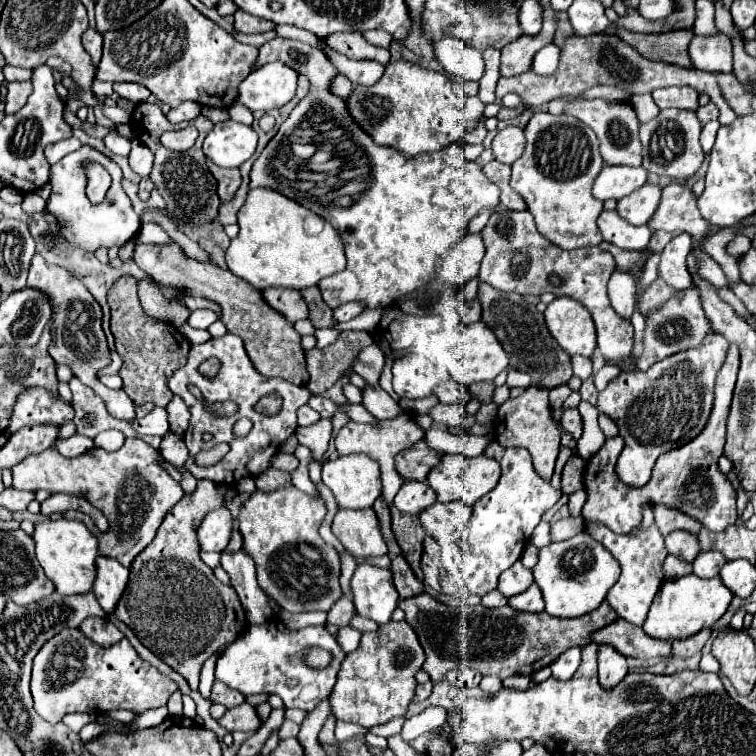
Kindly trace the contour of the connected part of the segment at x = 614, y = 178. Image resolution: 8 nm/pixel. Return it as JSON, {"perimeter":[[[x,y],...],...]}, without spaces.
{"perimeter":[[[605,166],[593,184],[593,196],[599,200],[623,198],[643,186],[647,180],[647,172],[631,166]]]}

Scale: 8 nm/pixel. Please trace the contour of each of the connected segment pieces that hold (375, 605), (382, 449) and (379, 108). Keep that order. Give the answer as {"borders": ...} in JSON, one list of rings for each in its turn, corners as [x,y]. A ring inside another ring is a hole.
{"borders":[[[[359,562],[351,578],[351,588],[353,604],[359,616],[371,618],[379,624],[391,622],[391,612],[399,600],[391,570],[373,566],[369,562]]],[[[401,412],[401,414],[397,414],[397,418],[377,420],[375,424],[347,422],[347,424],[339,430],[339,434],[337,434],[337,438],[335,438],[335,446],[337,446],[337,452],[339,452],[341,456],[345,456],[345,454],[349,454],[349,452],[357,452],[357,454],[367,454],[367,456],[371,456],[373,460],[379,462],[379,466],[381,466],[381,480],[383,480],[381,496],[383,496],[383,500],[385,500],[389,506],[393,506],[393,498],[395,498],[395,494],[399,492],[401,484],[405,482],[405,480],[399,476],[399,472],[395,470],[393,458],[395,458],[401,450],[411,448],[415,442],[423,440],[423,436],[425,436],[425,432],[409,418],[409,414]]],[[[403,60],[387,64],[385,74],[377,84],[355,88],[345,102],[351,118],[373,138],[373,142],[391,146],[407,158],[439,152],[451,142],[461,140],[467,128],[473,130],[483,116],[483,102],[477,96],[465,96],[463,84]]]]}

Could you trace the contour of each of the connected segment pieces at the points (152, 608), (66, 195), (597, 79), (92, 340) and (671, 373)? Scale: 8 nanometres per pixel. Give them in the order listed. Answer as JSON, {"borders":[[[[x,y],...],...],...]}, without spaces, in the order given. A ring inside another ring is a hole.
{"borders":[[[[199,480],[197,490],[193,494],[185,494],[165,516],[163,524],[159,526],[153,542],[133,560],[131,566],[131,576],[127,590],[123,592],[115,616],[125,622],[137,638],[151,650],[155,652],[163,662],[173,666],[187,682],[191,690],[197,690],[199,686],[199,672],[203,662],[217,654],[221,648],[229,646],[235,642],[235,638],[241,636],[241,632],[247,630],[247,618],[245,610],[237,598],[237,592],[231,586],[221,584],[209,566],[205,566],[199,560],[199,542],[197,542],[197,526],[205,518],[207,512],[213,508],[223,506],[223,494],[225,486],[215,484],[209,480]]],[[[83,144],[79,150],[67,154],[63,160],[53,164],[49,182],[53,186],[53,192],[47,202],[47,212],[61,224],[61,232],[63,232],[65,240],[69,240],[71,244],[93,252],[99,246],[105,246],[105,248],[123,246],[129,238],[133,238],[137,234],[141,224],[139,224],[139,216],[131,208],[131,200],[127,198],[127,194],[121,188],[121,168],[111,158],[97,152],[95,148]],[[83,160],[99,162],[111,174],[111,180],[113,180],[105,200],[97,206],[93,206],[85,196],[85,180],[83,180],[83,168],[81,168]]],[[[603,32],[593,36],[571,36],[567,38],[563,50],[561,50],[561,62],[553,76],[540,76],[529,70],[518,76],[510,78],[500,77],[496,86],[496,98],[501,100],[515,88],[525,88],[525,100],[529,106],[537,108],[541,104],[551,102],[553,98],[561,96],[581,96],[585,90],[589,90],[595,84],[613,84],[623,88],[629,94],[649,94],[657,88],[665,86],[691,86],[697,92],[705,92],[719,108],[719,122],[731,124],[737,116],[721,96],[719,86],[713,82],[713,74],[697,74],[697,70],[681,68],[673,64],[663,62],[651,62],[643,56],[639,56],[631,46],[621,42],[619,38]]],[[[35,254],[33,256],[33,262],[29,266],[29,278],[27,278],[27,286],[29,288],[35,288],[35,290],[43,290],[45,294],[49,294],[53,298],[53,316],[57,318],[55,320],[55,326],[53,326],[53,344],[49,348],[49,354],[53,356],[53,360],[57,364],[67,364],[73,374],[87,386],[91,386],[97,395],[103,398],[105,402],[105,408],[109,410],[111,416],[119,418],[119,420],[133,420],[135,418],[135,404],[127,398],[127,394],[123,389],[113,390],[107,386],[103,386],[97,378],[97,372],[107,366],[111,362],[111,356],[109,356],[109,346],[107,346],[107,338],[103,334],[103,328],[101,328],[101,306],[95,302],[95,298],[89,294],[89,290],[85,286],[81,286],[81,280],[73,278],[73,274],[69,274],[67,270],[61,270],[61,266],[53,266],[49,262],[45,262],[45,258],[41,258],[41,254]]],[[[711,330],[701,346],[677,352],[645,372],[621,372],[619,378],[611,380],[607,388],[599,392],[597,410],[617,422],[619,436],[625,440],[625,448],[615,466],[617,476],[625,484],[647,484],[657,456],[681,448],[705,428],[713,408],[715,376],[725,362],[727,348],[729,342]]]]}

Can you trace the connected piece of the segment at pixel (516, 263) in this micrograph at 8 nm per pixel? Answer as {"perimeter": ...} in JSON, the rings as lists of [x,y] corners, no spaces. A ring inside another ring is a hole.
{"perimeter":[[[497,210],[489,218],[481,234],[487,248],[479,270],[481,282],[487,282],[501,292],[537,296],[553,292],[555,296],[569,296],[573,300],[579,300],[593,316],[597,328],[597,346],[603,358],[617,364],[629,360],[633,348],[633,326],[613,310],[607,298],[607,282],[617,268],[609,252],[603,252],[597,246],[577,250],[561,250],[553,246],[537,232],[529,210]]]}

